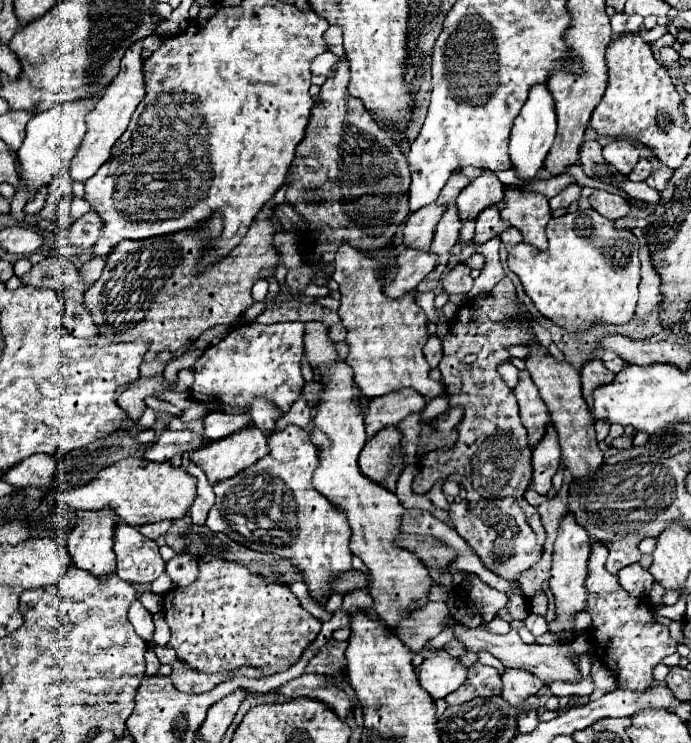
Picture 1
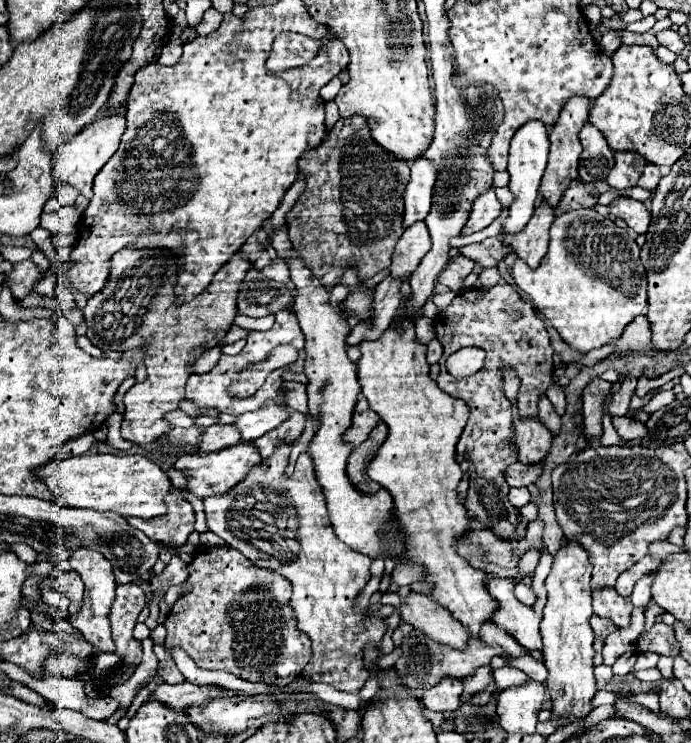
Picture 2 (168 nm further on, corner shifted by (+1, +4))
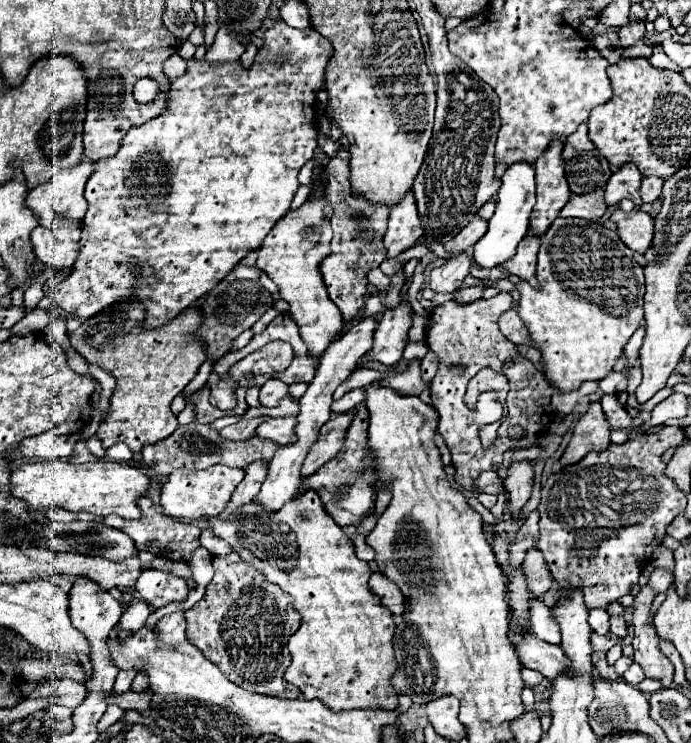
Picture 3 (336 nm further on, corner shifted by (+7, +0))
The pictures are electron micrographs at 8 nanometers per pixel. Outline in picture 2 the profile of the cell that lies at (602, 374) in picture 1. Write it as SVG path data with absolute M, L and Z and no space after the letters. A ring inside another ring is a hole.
M593 379L591 385L583 391L583 435L587 441L599 439L603 435L603 403L611 393L611 383L603 379Z

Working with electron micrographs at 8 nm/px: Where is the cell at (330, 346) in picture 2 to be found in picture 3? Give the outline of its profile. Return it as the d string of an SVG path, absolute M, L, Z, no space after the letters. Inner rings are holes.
M321 199L305 201L299 209L289 211L285 217L281 217L275 223L275 227L269 231L263 245L259 247L259 259L257 259L257 267L263 269L277 283L281 299L285 299L289 303L289 313L291 313L293 321L299 325L301 339L305 341L305 345L315 361L321 359L327 345L337 335L341 335L341 331L345 327L343 315L337 309L337 305L329 299L327 287L319 273L321 259L325 259L325 255L329 255L329 241L331 241L329 219L331 219L331 215L333 215L333 209L329 207L329 203L325 203ZM309 225L315 227L315 233L303 235L303 229Z

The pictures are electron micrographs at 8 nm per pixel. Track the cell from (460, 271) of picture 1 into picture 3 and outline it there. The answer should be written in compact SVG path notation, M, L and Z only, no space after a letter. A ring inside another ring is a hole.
M469 251L467 253L459 253L457 257L465 257L465 259L457 259L457 261L447 261L441 267L435 267L429 273L429 287L435 293L453 293L461 287L463 279L469 275L469 267L471 267L471 257Z

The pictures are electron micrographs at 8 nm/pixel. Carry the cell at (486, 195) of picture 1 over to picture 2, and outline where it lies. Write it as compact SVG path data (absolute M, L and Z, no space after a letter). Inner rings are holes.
M489 189L485 195L479 195L473 203L473 209L471 209L471 215L469 215L469 221L467 225L463 227L461 235L471 235L475 231L481 231L485 227L489 227L501 213L501 203L497 201L495 197L495 191Z

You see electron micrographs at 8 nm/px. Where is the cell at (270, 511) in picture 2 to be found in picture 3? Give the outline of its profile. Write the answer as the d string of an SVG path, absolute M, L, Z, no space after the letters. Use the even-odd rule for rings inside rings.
M307 489L307 491L303 491L301 495L293 497L293 499L291 499L289 503L285 503L279 511L267 511L265 507L259 507L259 503L251 501L251 503L247 503L245 507L241 507L241 509L237 511L237 515L233 515L233 517L229 517L229 519L223 519L223 517L219 517L219 515L217 515L217 517L209 517L209 519L207 519L207 525L209 525L209 529L211 529L219 539L227 541L227 543L231 545L231 549L233 549L245 563L249 563L251 567L255 567L257 571L261 571L261 573L265 575L265 579L269 579L271 583L277 583L287 595L293 597L293 607L295 607L297 613L301 615L301 627L289 637L289 653L291 653L293 661L291 661L289 669L285 671L285 679L287 679L289 683L297 685L299 691L301 691L301 695L303 695L305 699L315 699L315 697L317 697L317 699L321 699L321 701L323 701L329 709L333 709L333 711L345 711L345 709L387 709L387 711L391 711L391 709L397 707L397 695L399 695L399 691L393 691L393 687L389 687L389 675L393 675L393 643L391 643L393 633L395 633L393 615L391 615L391 611L387 611L387 607L383 607L383 605L379 603L379 599L371 593L371 589L369 589L369 585L367 585L369 575L371 575L371 569L369 569L367 561L357 559L351 539L349 539L349 537L343 533L343 529L327 515L327 511L325 511L325 507L323 507L319 495L317 495L313 489Z

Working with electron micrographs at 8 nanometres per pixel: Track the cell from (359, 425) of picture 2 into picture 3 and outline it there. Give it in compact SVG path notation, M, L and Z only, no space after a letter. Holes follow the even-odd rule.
M347 411L347 413L341 413L341 415L335 415L331 417L323 427L321 427L321 433L319 433L319 441L311 447L309 455L305 457L303 461L303 467L301 467L301 475L313 475L315 471L319 471L327 461L331 461L343 447L345 443L345 435L347 435L347 429L353 421L355 413L353 411Z

